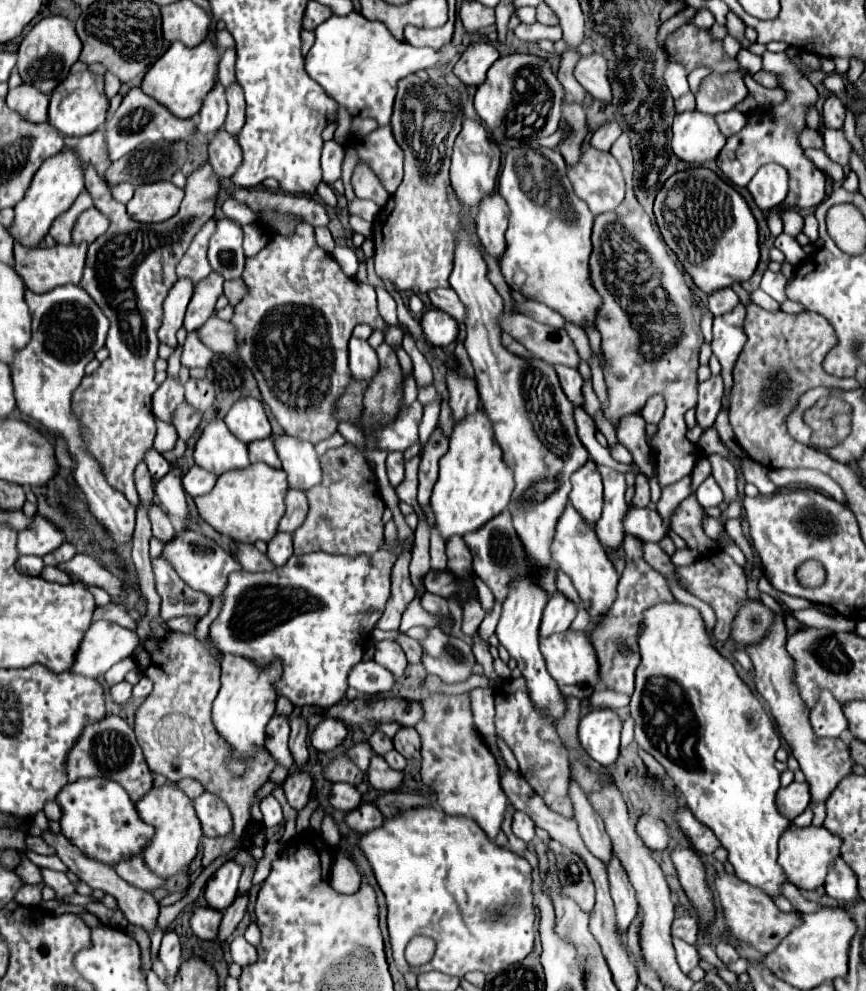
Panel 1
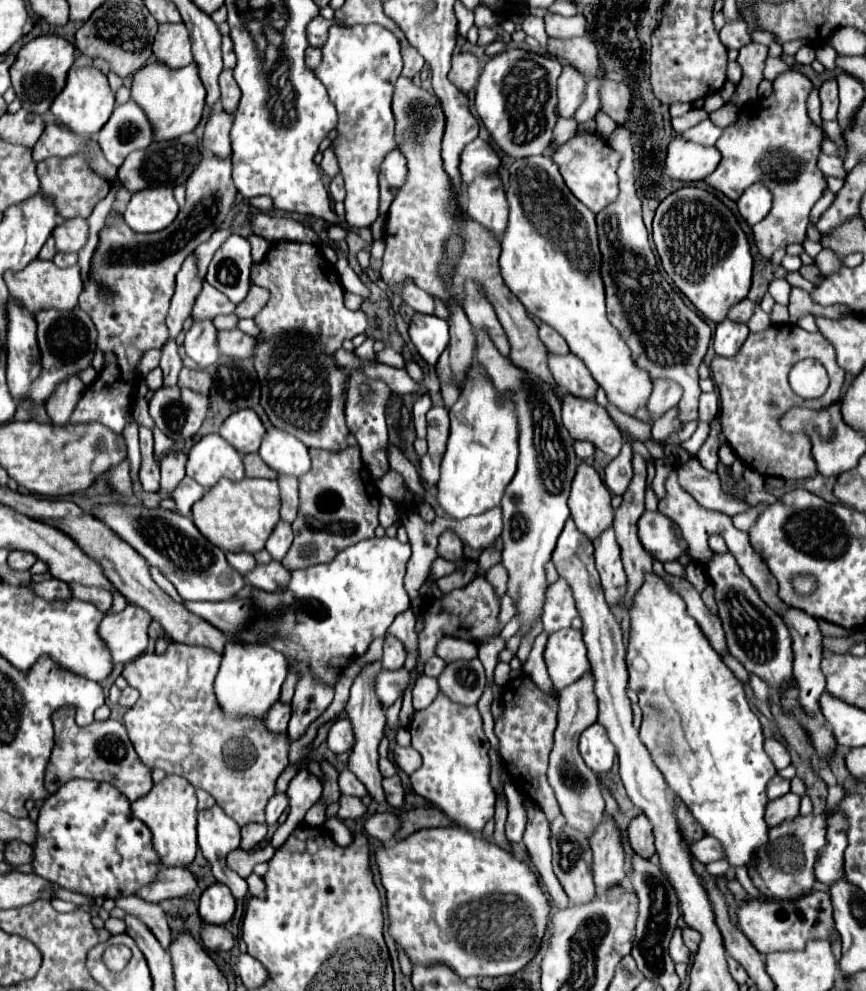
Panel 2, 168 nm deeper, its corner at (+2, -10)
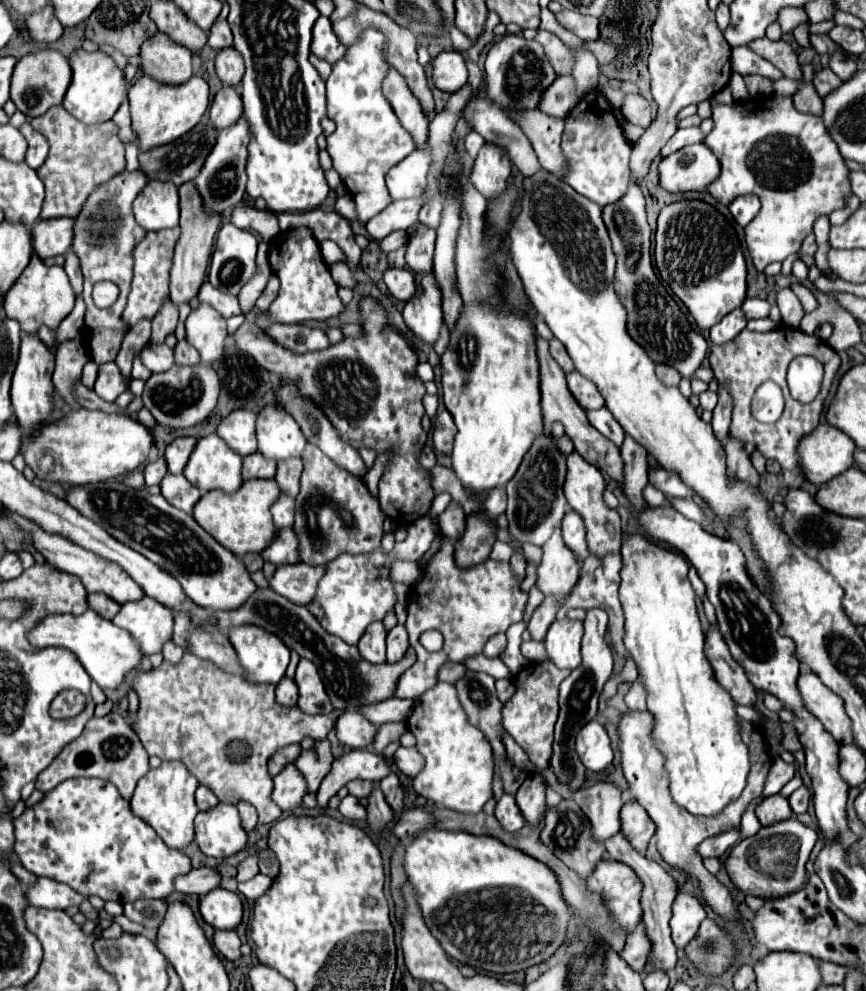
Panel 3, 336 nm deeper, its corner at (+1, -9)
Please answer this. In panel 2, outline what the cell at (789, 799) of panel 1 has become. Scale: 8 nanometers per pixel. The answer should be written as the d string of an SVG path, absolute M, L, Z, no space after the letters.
M789 792L777 800L771 800L765 808L765 822L773 828L783 824L785 820L793 820L795 816L799 816L799 802L801 796Z

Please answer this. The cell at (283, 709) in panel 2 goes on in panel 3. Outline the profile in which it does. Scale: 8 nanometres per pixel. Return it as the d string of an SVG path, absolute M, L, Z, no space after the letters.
M282 677L282 681L276 687L276 699L284 705L296 705L298 703L298 685L290 677Z

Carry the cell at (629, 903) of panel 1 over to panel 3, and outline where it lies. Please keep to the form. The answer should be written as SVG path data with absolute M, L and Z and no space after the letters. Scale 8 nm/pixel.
M598 781L592 787L578 789L578 793L574 793L574 801L590 819L596 841L606 841L620 831L620 809L624 801L620 787L614 783Z

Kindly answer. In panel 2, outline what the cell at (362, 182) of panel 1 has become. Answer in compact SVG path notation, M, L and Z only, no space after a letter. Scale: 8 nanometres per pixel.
M377 24L367 26L339 26L329 28L323 56L313 74L327 88L331 104L339 114L339 136L333 140L335 154L345 178L345 218L353 228L371 226L377 220L379 208L379 164L385 154L397 148L393 140L393 112L391 98L393 86L401 76L403 60L399 52L399 40Z

